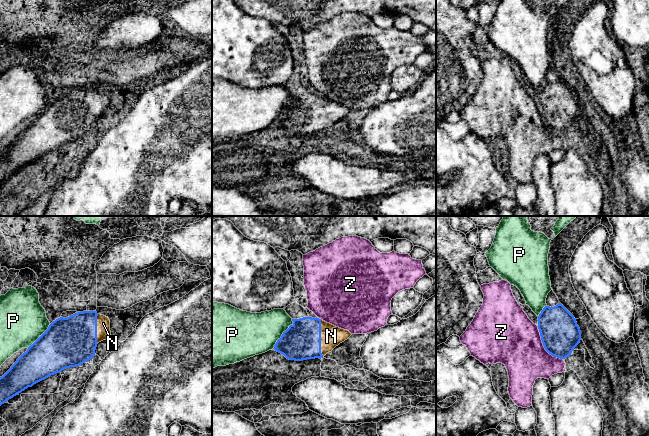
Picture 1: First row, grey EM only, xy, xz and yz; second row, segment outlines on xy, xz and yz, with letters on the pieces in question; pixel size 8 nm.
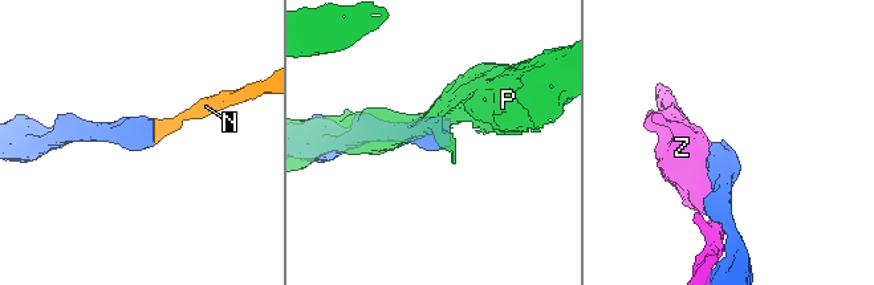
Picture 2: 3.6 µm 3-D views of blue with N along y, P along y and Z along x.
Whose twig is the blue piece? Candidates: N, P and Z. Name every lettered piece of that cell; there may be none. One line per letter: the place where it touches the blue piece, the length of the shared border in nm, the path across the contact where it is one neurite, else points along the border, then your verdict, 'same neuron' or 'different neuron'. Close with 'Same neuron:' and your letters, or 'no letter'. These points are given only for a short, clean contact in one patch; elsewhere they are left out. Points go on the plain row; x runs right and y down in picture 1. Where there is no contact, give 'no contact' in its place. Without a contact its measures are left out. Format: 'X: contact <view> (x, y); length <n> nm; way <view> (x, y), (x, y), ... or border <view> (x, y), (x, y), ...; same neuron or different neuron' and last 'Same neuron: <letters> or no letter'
N: contact xz (320, 114); length 300 nm; same neuron
P: contact xz (282, 110); length 280 nm; different neuron
Z: contact yz (543, 121); length 340 nm; different neuron
Same neuron: N

